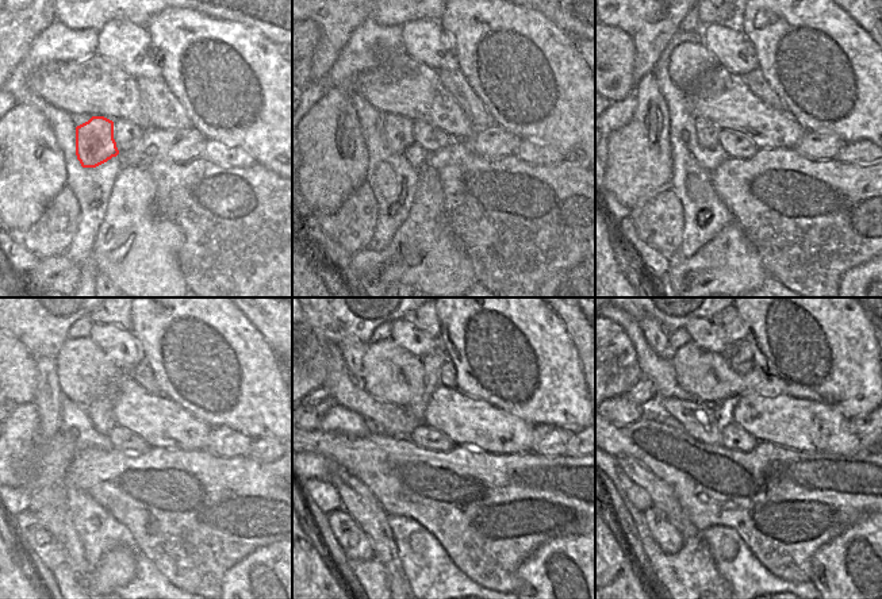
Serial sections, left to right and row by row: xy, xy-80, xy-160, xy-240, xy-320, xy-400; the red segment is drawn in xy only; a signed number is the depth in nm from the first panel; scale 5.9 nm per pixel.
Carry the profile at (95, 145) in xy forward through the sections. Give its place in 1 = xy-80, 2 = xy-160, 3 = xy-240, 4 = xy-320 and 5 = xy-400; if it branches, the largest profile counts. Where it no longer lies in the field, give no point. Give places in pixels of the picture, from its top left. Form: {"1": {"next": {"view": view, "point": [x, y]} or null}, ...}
{"1": {"next": {"view": "xy-80", "point": [398, 130]}}, "2": {"next": {"view": "xy-160", "point": [706, 131]}}, "3": {"next": {"view": "xy-240", "point": [100, 413]}}, "4": {"next": {"view": "xy-320", "point": [432, 363]}}, "5": {"next": {"view": "xy-400", "point": [741, 352]}}}

